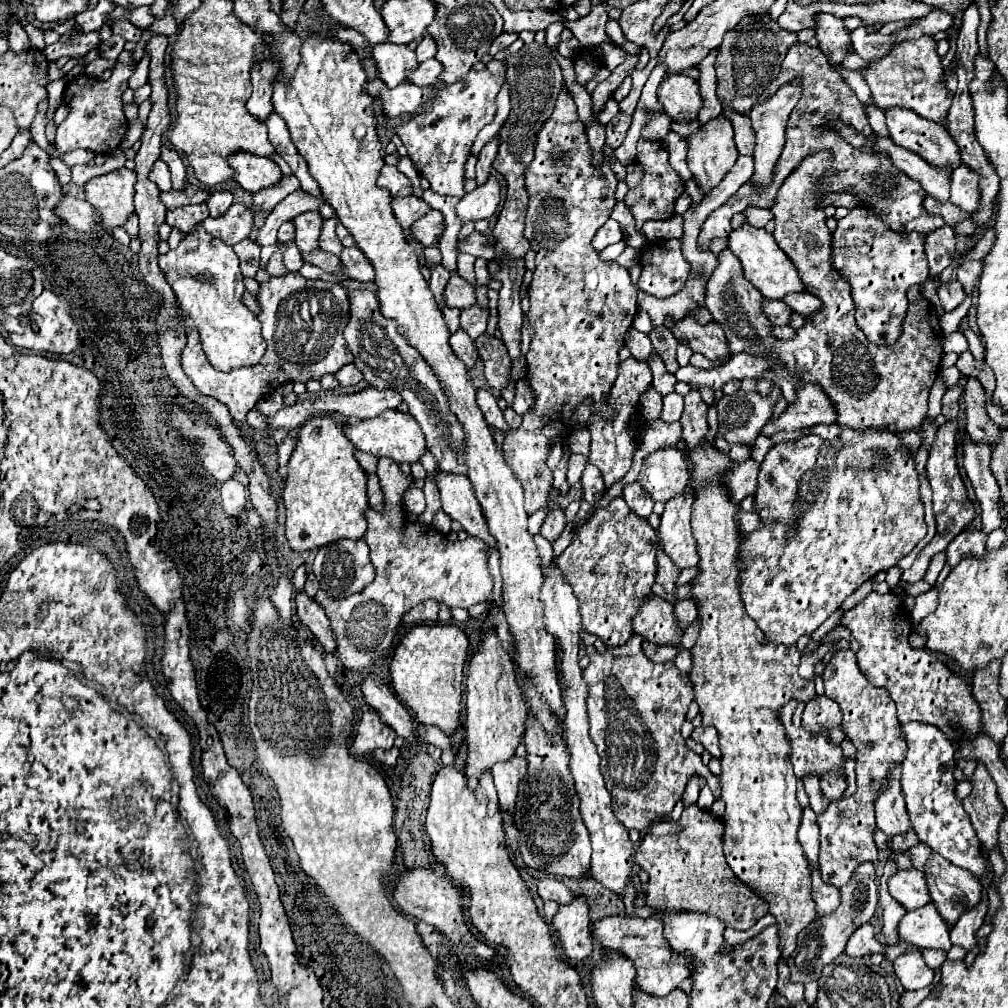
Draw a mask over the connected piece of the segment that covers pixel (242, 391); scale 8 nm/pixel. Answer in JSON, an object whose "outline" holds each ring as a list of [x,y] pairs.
{"outline":[[[301,274],[271,276],[267,282],[259,284],[255,300],[261,308],[257,318],[267,342],[265,356],[257,366],[235,368],[229,372],[215,370],[201,350],[197,328],[185,328],[187,344],[181,354],[185,374],[201,394],[225,404],[235,422],[243,422],[255,402],[267,396],[267,392],[275,392],[283,382],[305,384],[307,380],[319,380],[325,374],[335,374],[339,368],[353,362],[353,354],[343,340],[343,328],[349,320],[349,300],[341,284],[307,280]]]}

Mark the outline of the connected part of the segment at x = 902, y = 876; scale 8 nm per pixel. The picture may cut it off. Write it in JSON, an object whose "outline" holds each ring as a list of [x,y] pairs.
{"outline":[[[915,868],[899,870],[887,880],[887,884],[889,884],[889,894],[905,910],[915,910],[931,902],[929,892],[927,892],[927,882],[921,870],[915,870]]]}

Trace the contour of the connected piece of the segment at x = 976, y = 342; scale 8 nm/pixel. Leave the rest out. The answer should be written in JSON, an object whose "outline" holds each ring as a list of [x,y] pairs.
{"outline":[[[959,326],[957,330],[961,330],[961,334],[965,334],[965,338],[969,340],[969,350],[971,350],[971,354],[973,354],[977,360],[983,360],[983,358],[985,358],[985,346],[983,346],[981,338],[979,338],[969,326]]]}

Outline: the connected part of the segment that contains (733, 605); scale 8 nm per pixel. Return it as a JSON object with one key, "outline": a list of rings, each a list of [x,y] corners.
{"outline":[[[689,392],[685,396],[685,410],[681,416],[683,426],[683,440],[687,444],[689,460],[693,464],[691,472],[697,480],[707,480],[707,486],[697,490],[697,500],[693,504],[693,536],[697,540],[697,552],[699,552],[699,574],[689,582],[693,586],[693,592],[689,598],[693,598],[699,606],[699,620],[701,630],[695,646],[691,648],[693,654],[693,700],[699,704],[699,712],[705,726],[715,726],[719,732],[719,748],[721,748],[721,800],[725,802],[725,838],[723,838],[723,852],[729,868],[733,874],[747,886],[751,886],[765,902],[769,904],[769,914],[775,916],[775,922],[779,926],[781,936],[781,958],[789,958],[795,950],[797,934],[817,916],[815,902],[811,900],[811,870],[809,862],[805,858],[805,852],[797,840],[797,830],[801,824],[803,810],[799,802],[795,800],[795,774],[793,764],[789,760],[791,748],[783,734],[783,726],[779,724],[779,708],[787,704],[789,700],[796,699],[798,702],[807,703],[816,695],[814,682],[801,678],[797,674],[801,652],[795,644],[773,644],[767,640],[767,636],[757,628],[757,624],[749,618],[749,614],[743,608],[743,602],[739,598],[737,588],[737,548],[741,544],[737,524],[735,524],[735,512],[737,504],[733,504],[727,496],[727,490],[719,484],[719,474],[733,464],[733,460],[719,450],[715,450],[713,442],[701,444],[705,438],[709,426],[707,426],[707,404],[703,402],[699,392]]]}

